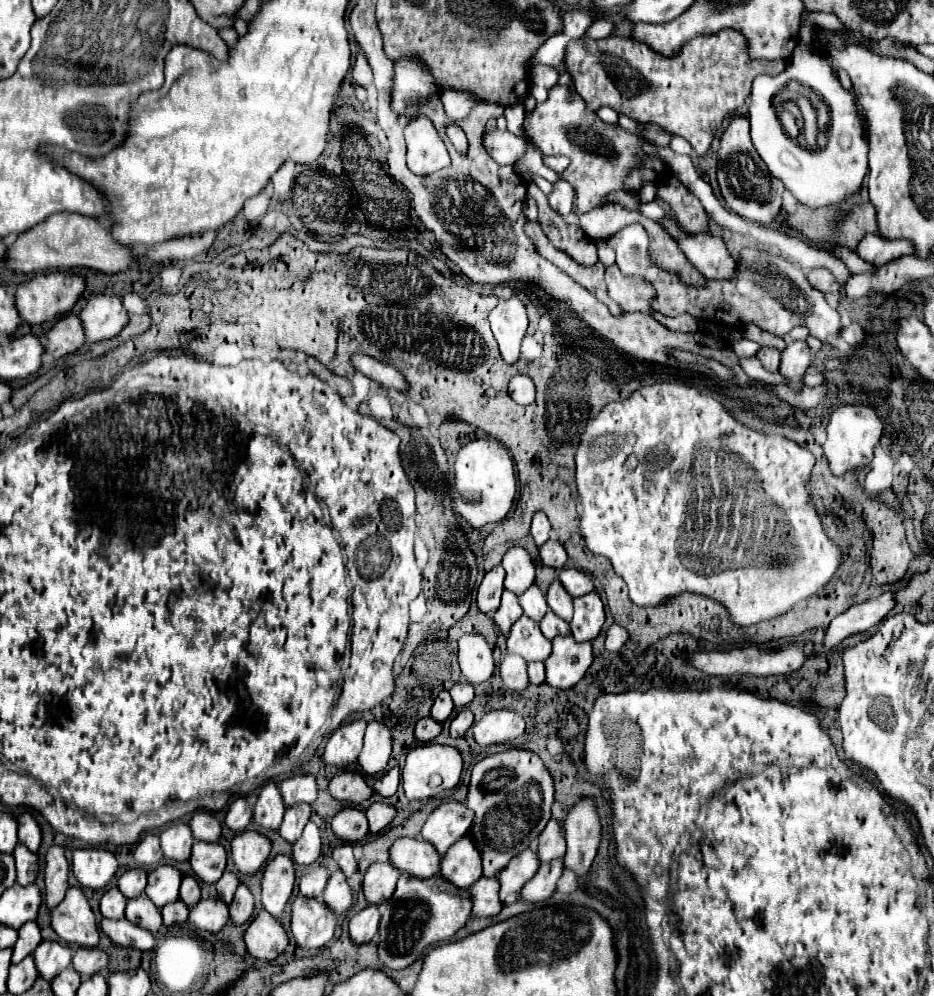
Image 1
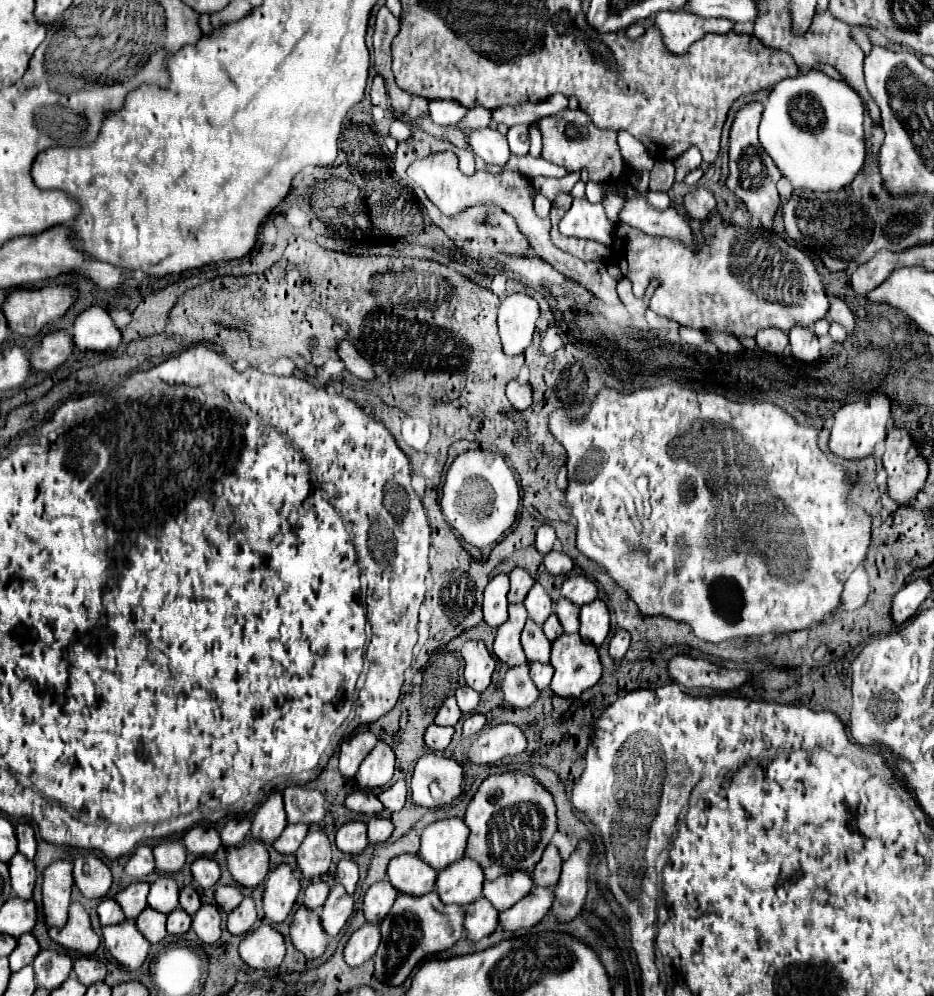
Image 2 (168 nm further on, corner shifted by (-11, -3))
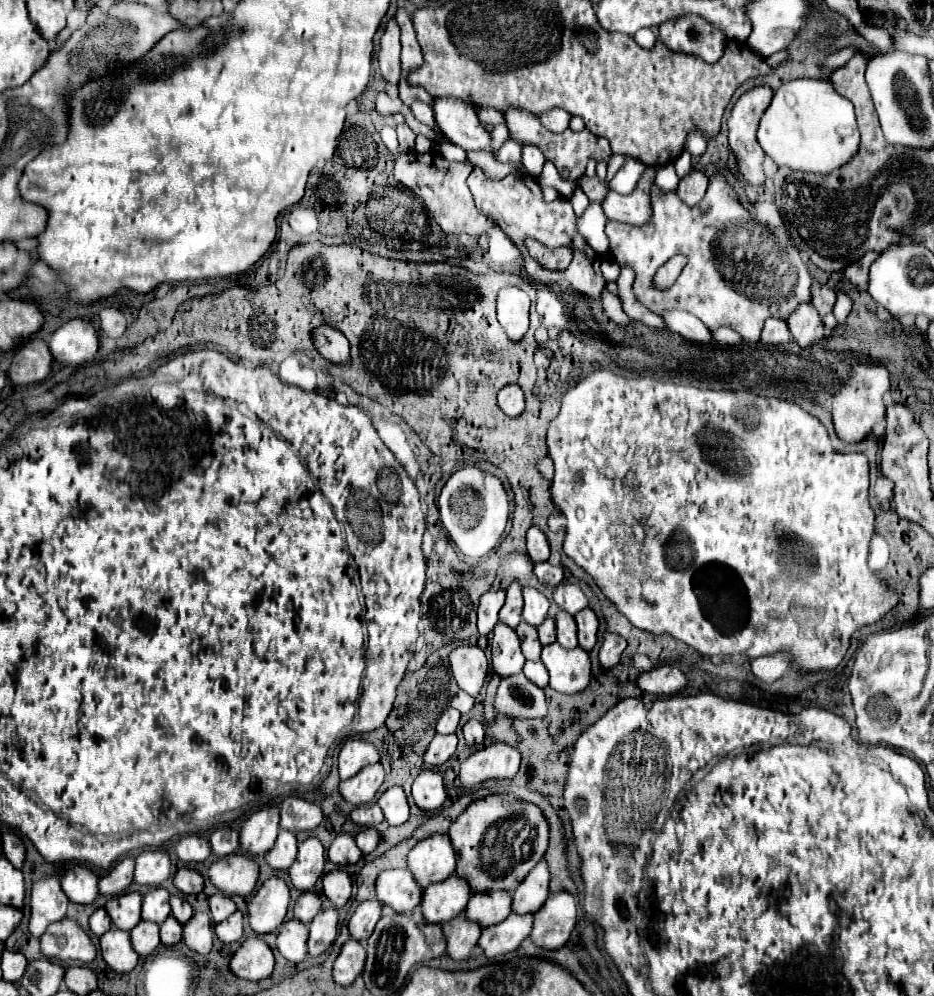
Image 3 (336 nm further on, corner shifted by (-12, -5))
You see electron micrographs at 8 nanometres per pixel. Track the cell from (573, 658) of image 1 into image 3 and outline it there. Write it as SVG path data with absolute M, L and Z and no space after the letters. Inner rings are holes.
M559 642L549 644L541 652L541 662L549 672L549 686L561 694L577 694L589 686L591 660L579 646L565 650Z

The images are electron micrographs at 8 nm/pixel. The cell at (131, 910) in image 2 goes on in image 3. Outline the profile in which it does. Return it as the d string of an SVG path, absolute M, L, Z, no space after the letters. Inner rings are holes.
M123 892L115 898L111 898L105 904L105 910L115 928L129 932L141 920L141 894L139 892Z

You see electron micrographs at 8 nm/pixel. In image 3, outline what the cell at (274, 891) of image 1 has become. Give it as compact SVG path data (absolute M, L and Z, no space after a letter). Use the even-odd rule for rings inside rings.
M271 876L251 896L247 904L249 926L255 934L269 934L281 926L289 906L289 886L283 878Z

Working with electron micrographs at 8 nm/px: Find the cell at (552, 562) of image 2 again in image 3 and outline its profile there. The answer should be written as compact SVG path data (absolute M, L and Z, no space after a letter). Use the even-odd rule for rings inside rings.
M537 562L535 564L535 576L541 584L547 584L555 588L563 580L563 568L561 566L551 566L549 562Z

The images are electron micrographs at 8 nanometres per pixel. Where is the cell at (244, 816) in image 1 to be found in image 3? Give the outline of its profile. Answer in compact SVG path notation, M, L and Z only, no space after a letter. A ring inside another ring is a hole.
M227 826L223 828L217 828L209 834L209 846L211 846L211 852L215 856L229 856L233 854L239 846L237 846L237 830L231 830Z

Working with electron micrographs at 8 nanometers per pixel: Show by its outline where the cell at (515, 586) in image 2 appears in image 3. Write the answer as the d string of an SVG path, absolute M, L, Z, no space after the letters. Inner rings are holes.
M513 582L507 588L507 596L505 596L505 604L499 612L499 622L517 628L517 624L521 622L521 586L517 582Z

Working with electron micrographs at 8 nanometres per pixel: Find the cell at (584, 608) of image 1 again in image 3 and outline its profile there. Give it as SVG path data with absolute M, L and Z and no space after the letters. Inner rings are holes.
M585 608L585 610L575 614L575 622L577 622L579 646L589 652L597 642L597 628L599 628L597 616L595 616L595 612L591 608Z

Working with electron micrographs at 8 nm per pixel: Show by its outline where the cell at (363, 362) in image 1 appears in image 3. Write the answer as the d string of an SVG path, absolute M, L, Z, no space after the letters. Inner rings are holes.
M321 324L311 330L311 336L313 336L315 350L329 362L341 364L349 360L349 342L337 328Z

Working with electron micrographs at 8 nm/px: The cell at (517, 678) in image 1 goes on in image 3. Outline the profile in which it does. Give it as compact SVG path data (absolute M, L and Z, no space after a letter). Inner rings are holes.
M513 674L501 680L495 696L495 710L509 718L533 720L547 716L547 700L539 686L525 678L525 674Z

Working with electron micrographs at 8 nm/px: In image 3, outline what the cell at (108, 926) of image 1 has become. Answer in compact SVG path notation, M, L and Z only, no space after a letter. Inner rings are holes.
M111 928L99 938L99 946L101 946L103 960L115 972L131 972L137 966L139 956L129 942L129 932L121 932L117 928Z

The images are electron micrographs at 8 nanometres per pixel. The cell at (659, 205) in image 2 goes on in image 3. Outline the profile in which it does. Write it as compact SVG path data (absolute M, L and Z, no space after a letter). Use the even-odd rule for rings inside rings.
M673 164L655 166L655 184L661 186L661 190L675 190L679 182L679 176L673 168Z

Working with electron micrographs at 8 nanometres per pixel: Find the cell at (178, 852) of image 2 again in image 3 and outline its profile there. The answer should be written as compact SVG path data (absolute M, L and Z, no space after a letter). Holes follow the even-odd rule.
M145 850L135 858L133 882L139 886L159 886L171 874L171 860L165 852Z

